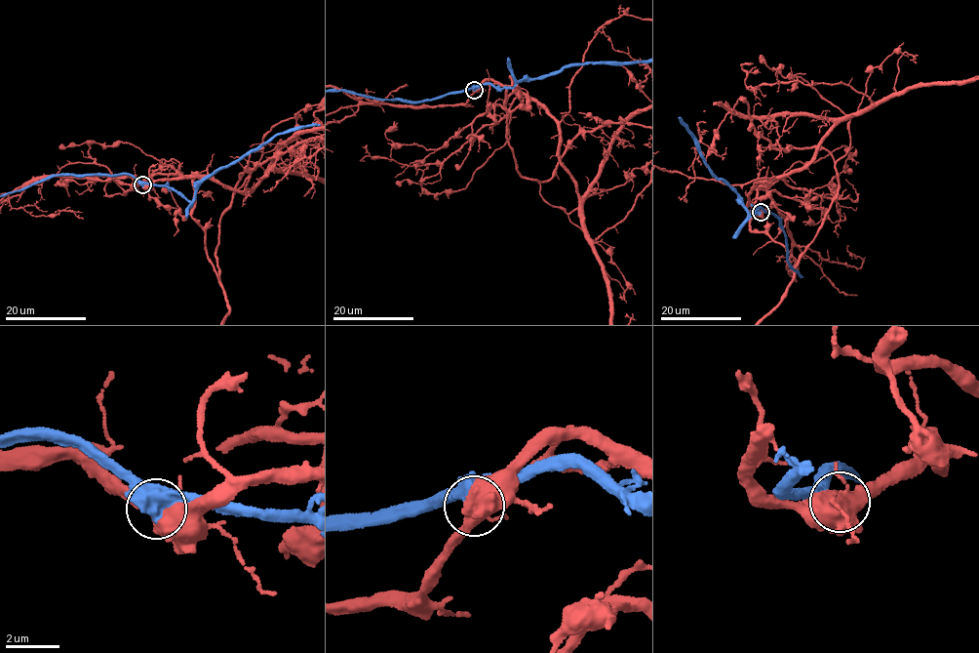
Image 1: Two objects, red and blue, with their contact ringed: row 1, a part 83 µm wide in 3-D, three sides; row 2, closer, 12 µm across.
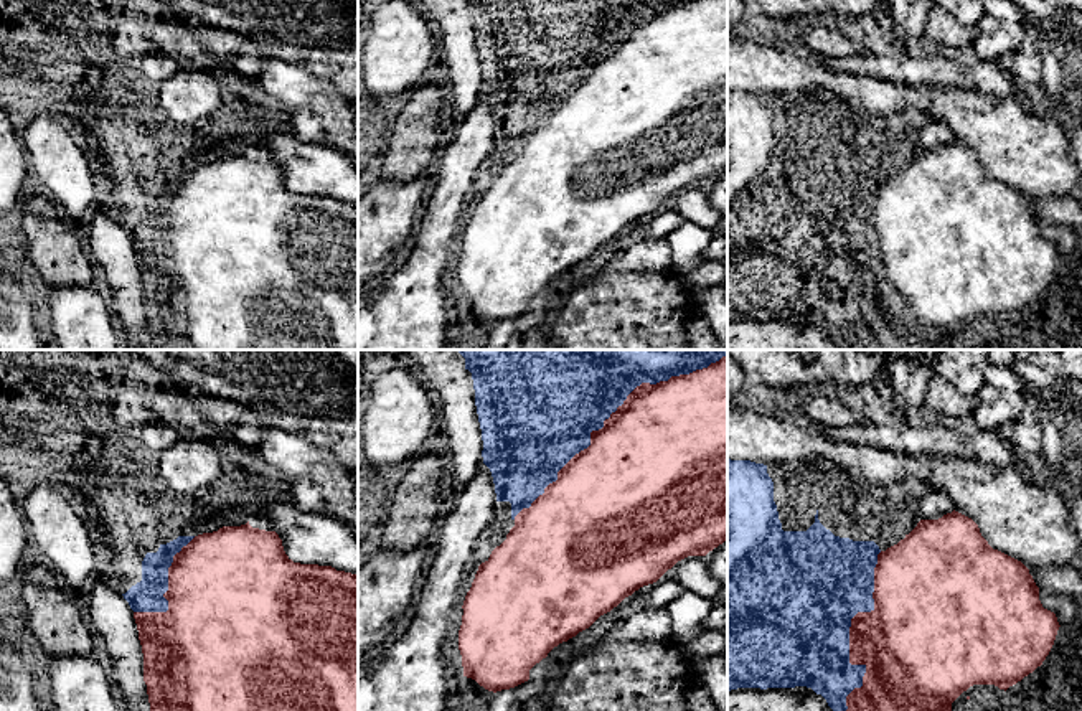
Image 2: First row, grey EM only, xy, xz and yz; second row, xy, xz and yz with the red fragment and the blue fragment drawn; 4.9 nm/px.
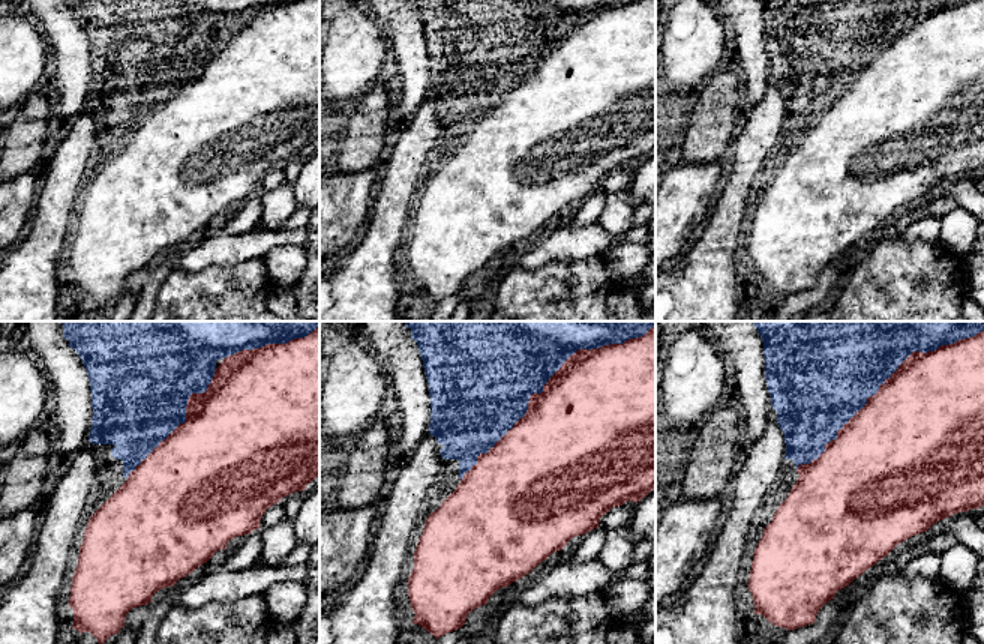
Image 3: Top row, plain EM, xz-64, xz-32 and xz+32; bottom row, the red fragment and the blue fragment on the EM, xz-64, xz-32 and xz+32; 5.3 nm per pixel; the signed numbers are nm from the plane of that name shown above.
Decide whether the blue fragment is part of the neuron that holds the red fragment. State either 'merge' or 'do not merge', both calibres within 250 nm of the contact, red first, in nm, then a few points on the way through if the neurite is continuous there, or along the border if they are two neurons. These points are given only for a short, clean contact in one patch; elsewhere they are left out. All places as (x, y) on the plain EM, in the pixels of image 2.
do not merge | 500/440 nm

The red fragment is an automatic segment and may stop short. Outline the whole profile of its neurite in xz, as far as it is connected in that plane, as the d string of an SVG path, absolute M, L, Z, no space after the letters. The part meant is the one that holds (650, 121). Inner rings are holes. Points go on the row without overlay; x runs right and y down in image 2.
M696 0L689 5L671 7L656 15L637 16L604 51L604 58L590 63L590 76L576 84L559 102L557 111L544 119L529 139L515 147L515 157L490 188L478 196L470 221L463 231L459 280L463 307L475 310L488 322L515 318L529 310L529 300L562 272L589 259L600 246L610 242L625 228L643 216L656 213L668 200L688 186L706 186L727 170L727 0Z

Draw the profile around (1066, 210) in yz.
M1074 196L1028 200L1037 218L1052 219L1056 224L1066 224L1074 231L1082 229L1082 205Z

